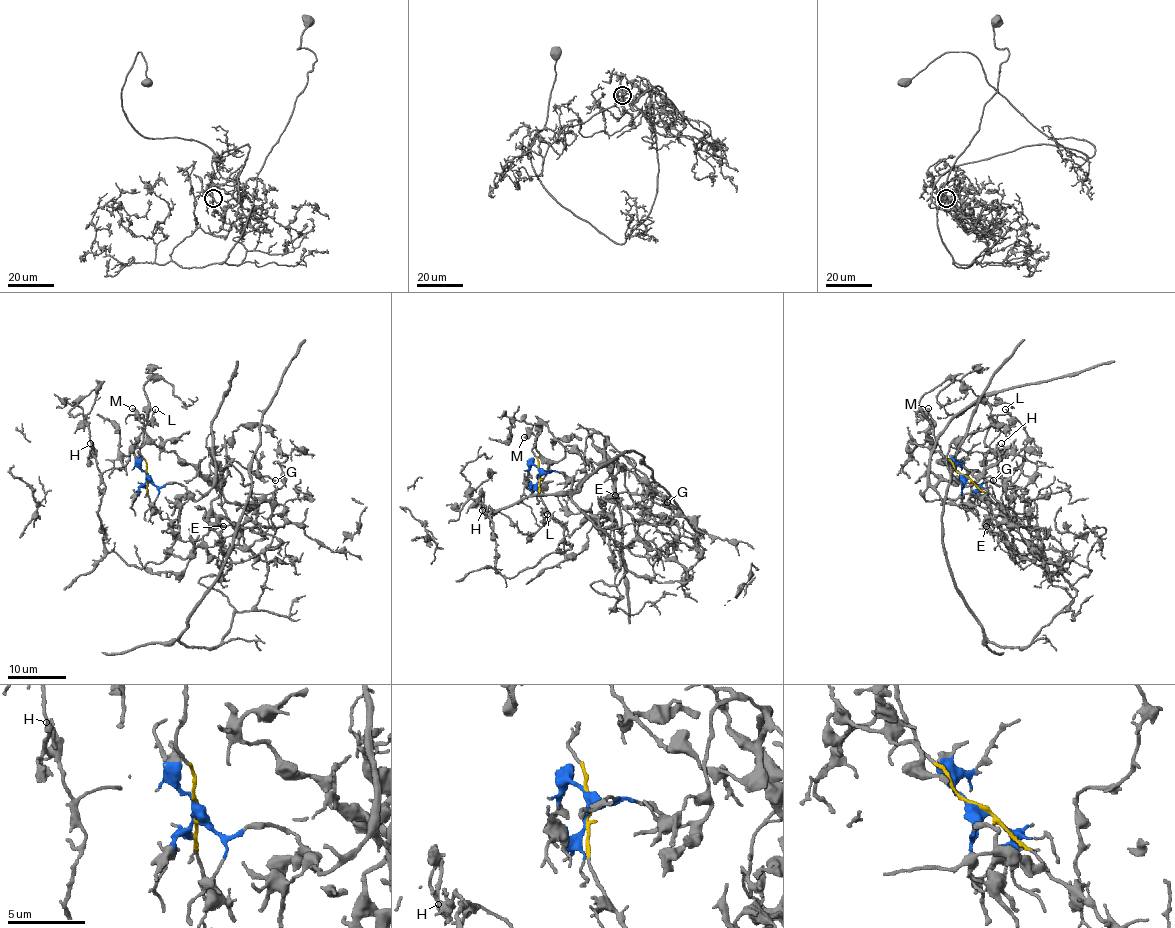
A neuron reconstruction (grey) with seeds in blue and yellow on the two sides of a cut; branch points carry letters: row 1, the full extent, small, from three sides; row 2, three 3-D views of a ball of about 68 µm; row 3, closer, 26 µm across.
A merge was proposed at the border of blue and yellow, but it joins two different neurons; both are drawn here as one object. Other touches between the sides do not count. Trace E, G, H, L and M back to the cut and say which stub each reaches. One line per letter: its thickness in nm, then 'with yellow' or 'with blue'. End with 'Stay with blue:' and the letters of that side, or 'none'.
E: 180 nm | with blue
G: 160 nm | with blue
H: 150 nm | with yellow
L: 160 nm | with yellow
M: 360 nm | with yellow
Stay with blue: E, G

